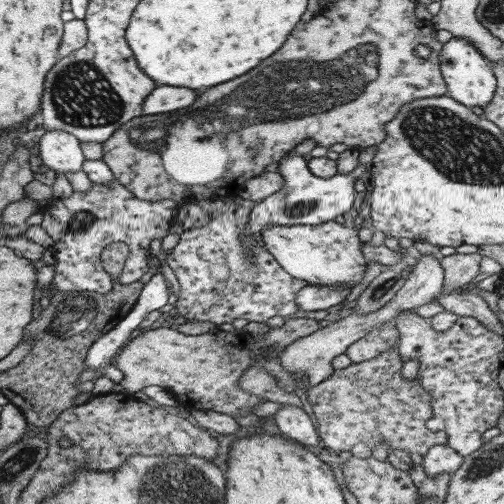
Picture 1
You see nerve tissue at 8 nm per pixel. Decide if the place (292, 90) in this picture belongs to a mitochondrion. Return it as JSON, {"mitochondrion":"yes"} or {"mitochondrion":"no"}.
{"mitochondrion":"yes"}

